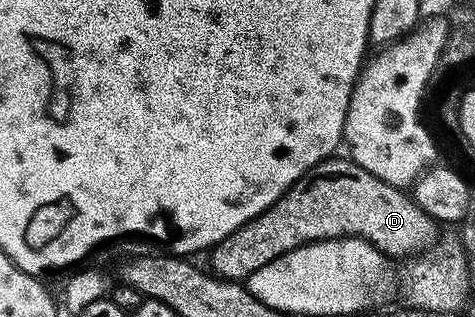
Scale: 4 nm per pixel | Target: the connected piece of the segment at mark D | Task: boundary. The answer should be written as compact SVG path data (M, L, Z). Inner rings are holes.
M349 157L338 158L324 159L310 171L305 171L267 211L252 217L244 225L240 225L240 229L209 248L209 270L220 279L246 281L252 273L264 269L264 265L276 261L281 255L287 255L289 251L295 251L306 243L318 243L322 239L365 239L386 257L421 256L433 248L430 246L433 245L434 238L435 243L439 238L436 222L420 205L414 203L413 198L403 188L380 181L380 177L368 173L368 169L364 169Z

